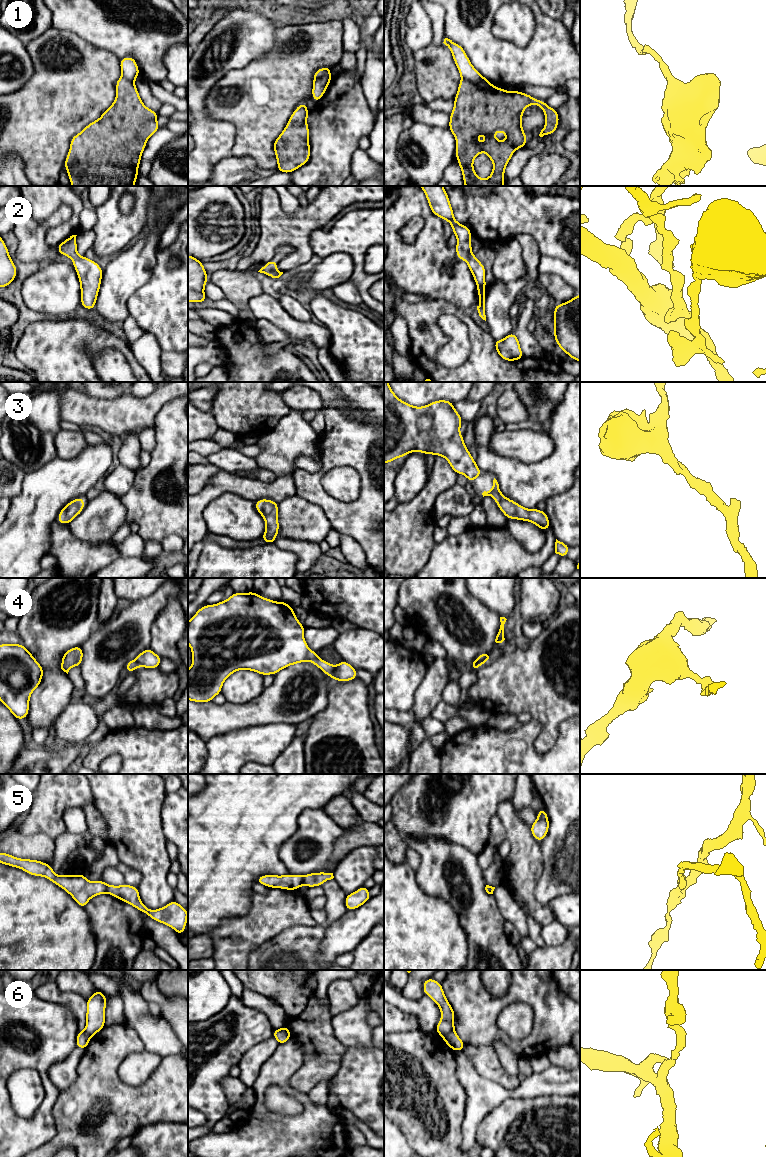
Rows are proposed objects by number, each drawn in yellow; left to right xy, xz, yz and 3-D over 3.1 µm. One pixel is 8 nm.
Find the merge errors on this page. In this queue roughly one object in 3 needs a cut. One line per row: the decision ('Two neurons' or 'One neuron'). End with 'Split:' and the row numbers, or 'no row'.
1: Two neurons
2: One neuron
3: One neuron
4: Two neurons
5: Two neurons
6: Two neurons
Split: 1, 4, 5, 6

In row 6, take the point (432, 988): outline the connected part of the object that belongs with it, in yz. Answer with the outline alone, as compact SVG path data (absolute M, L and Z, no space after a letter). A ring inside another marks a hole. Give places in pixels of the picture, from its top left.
M433 978L424 980L423 991L424 994L429 996L441 1009L441 1020L437 1024L435 1031L443 1037L455 1027L455 1012L449 1001L446 999L440 982L437 982Z

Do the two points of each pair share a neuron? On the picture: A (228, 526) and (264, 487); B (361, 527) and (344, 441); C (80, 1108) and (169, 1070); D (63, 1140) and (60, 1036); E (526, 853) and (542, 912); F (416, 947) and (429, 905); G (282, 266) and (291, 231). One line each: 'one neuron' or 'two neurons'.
A: two neurons
B: one neuron
C: one neuron
D: two neurons
E: one neuron
F: one neuron
G: one neuron

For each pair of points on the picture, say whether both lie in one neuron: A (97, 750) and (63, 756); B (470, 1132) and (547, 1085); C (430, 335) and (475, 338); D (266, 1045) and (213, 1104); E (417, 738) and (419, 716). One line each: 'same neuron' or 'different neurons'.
A: different neurons
B: same neuron
C: same neuron
D: different neurons
E: same neuron

